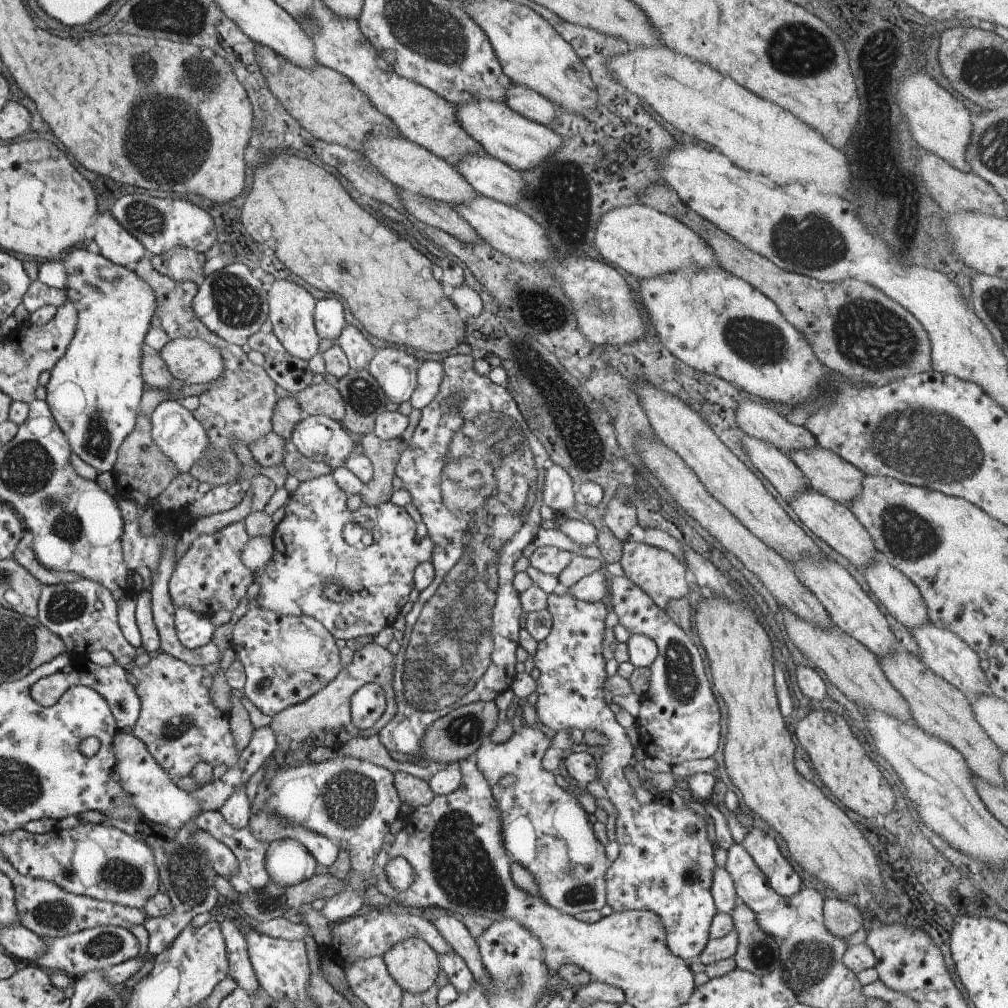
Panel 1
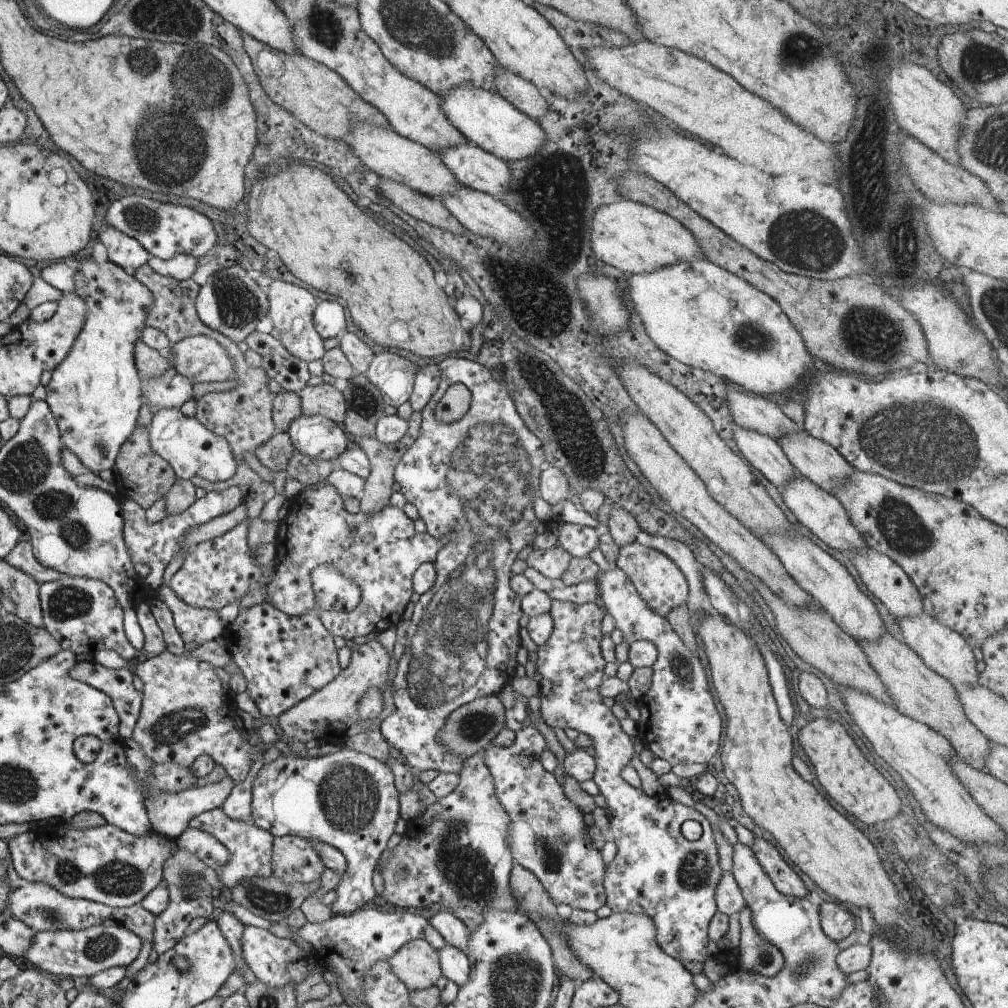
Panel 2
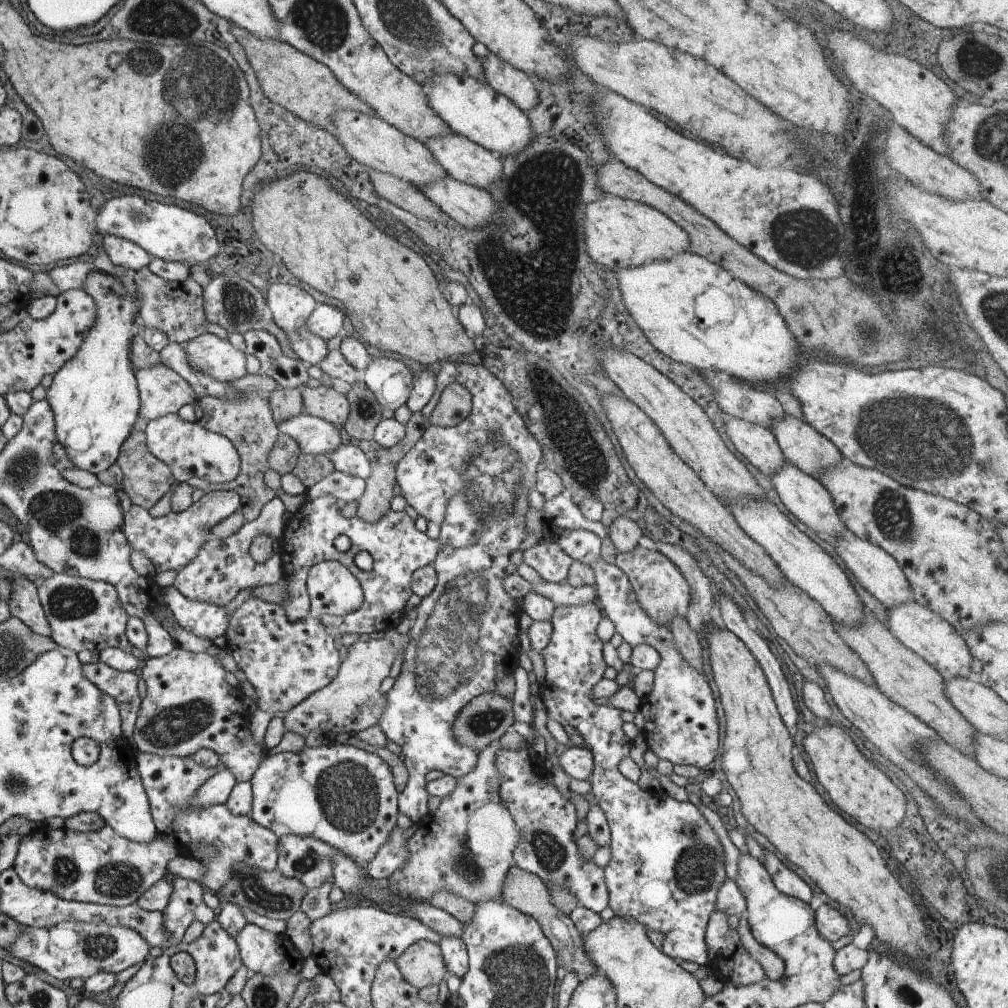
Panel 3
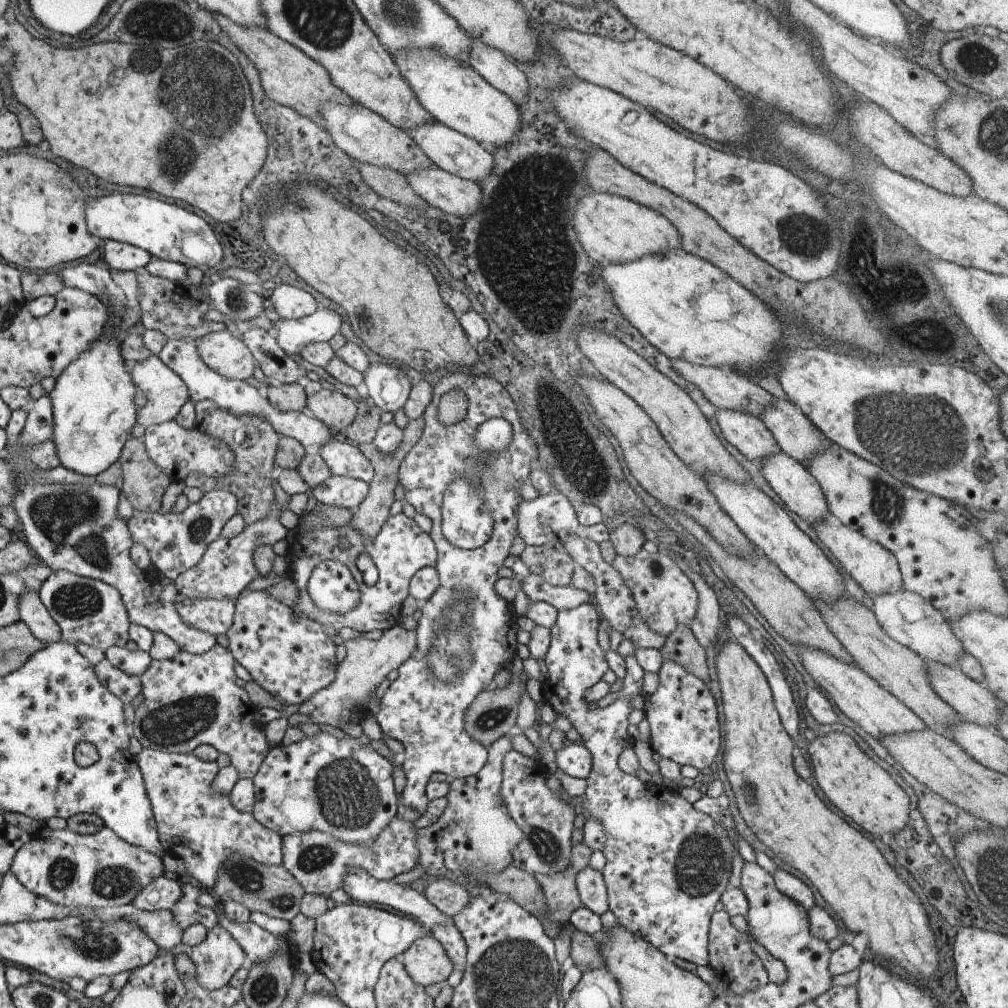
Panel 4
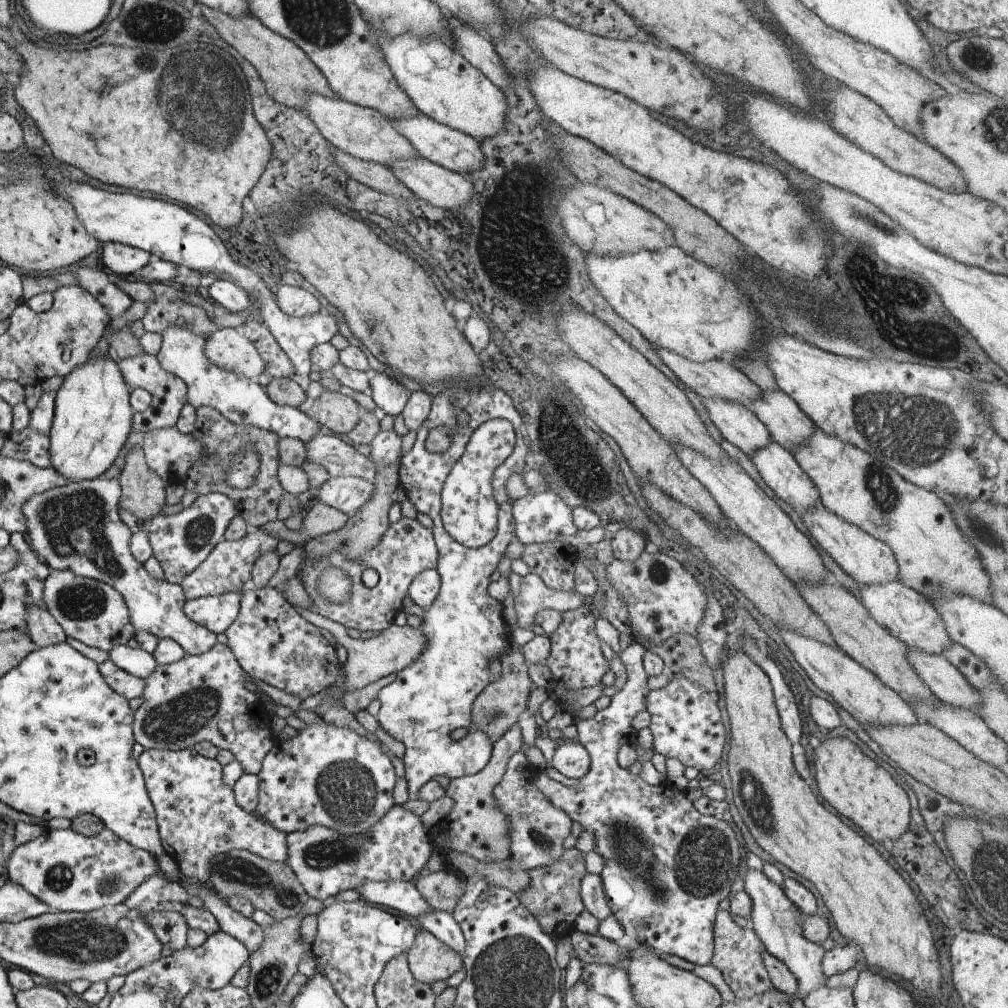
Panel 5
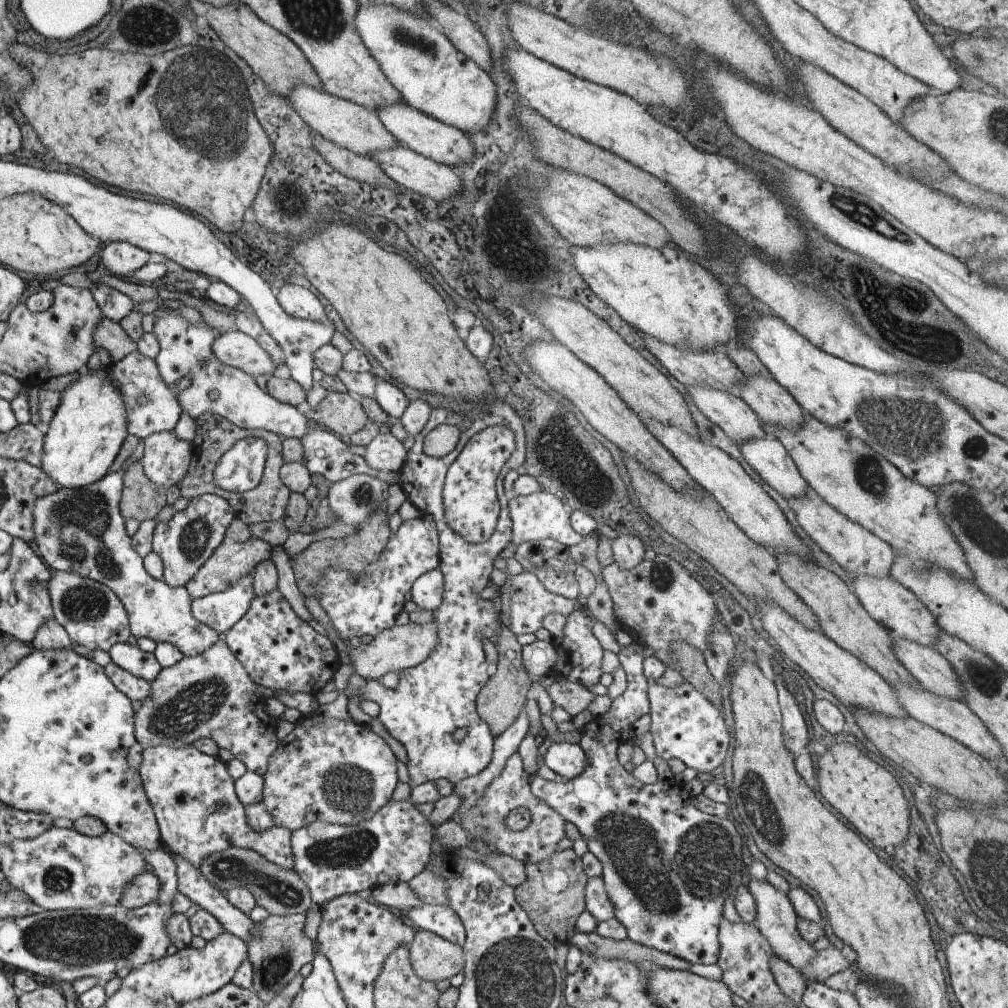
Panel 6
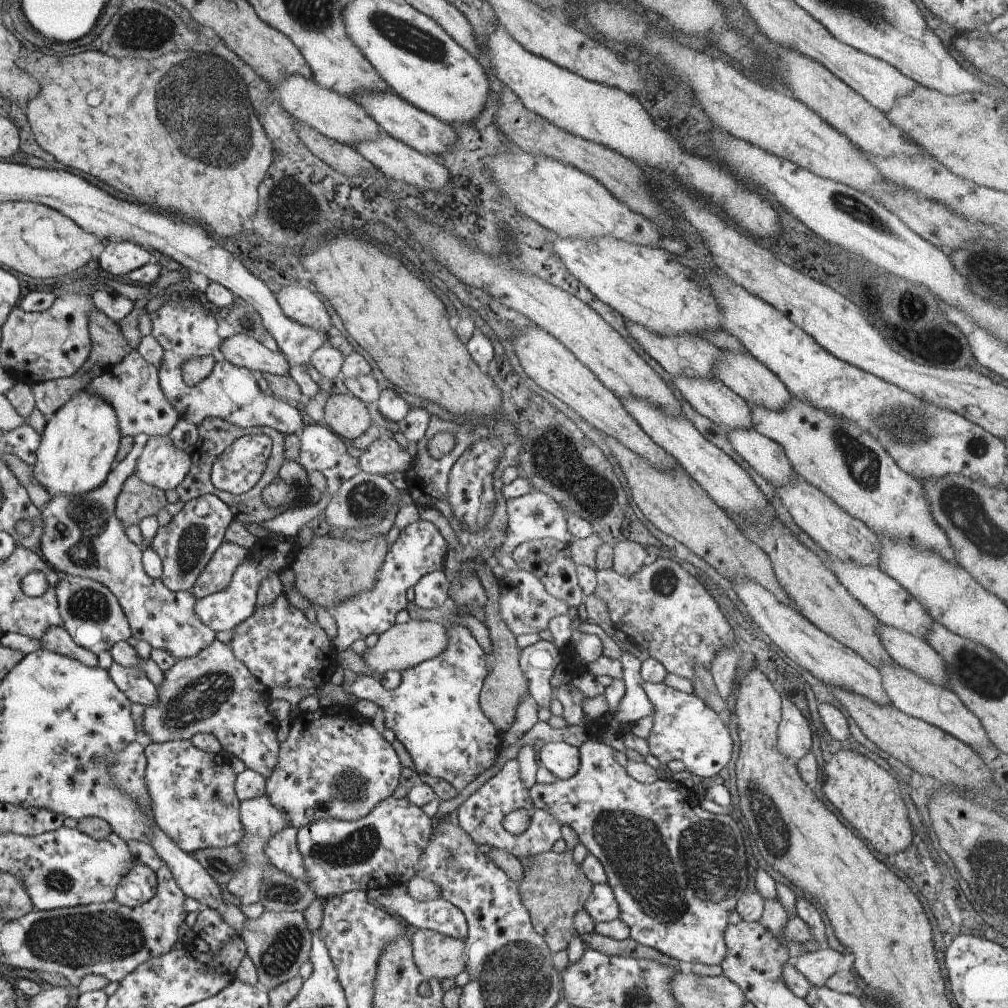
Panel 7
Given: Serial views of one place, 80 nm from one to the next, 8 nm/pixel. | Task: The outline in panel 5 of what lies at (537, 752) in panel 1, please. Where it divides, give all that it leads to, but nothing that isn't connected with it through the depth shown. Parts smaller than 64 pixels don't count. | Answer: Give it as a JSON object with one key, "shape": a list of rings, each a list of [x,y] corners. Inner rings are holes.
{"shape":[[[524,752],[514,753],[508,761],[502,780],[494,786],[493,792],[496,806],[500,806],[500,812],[509,819],[511,858],[526,872],[560,860],[560,856],[565,851],[562,844],[565,837],[571,834],[570,827],[573,821],[536,788],[534,782],[537,774],[538,770],[527,763]],[[585,873],[581,882],[581,898],[585,909],[599,921],[612,915],[601,875]]]}

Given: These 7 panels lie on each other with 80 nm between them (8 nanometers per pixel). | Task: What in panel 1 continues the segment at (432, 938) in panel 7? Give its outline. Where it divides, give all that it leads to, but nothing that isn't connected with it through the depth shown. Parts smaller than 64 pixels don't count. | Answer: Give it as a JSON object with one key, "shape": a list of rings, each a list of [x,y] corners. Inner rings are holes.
{"shape":[[[412,937],[396,943],[382,959],[390,976],[409,993],[428,990],[440,972],[434,948],[421,938]]]}

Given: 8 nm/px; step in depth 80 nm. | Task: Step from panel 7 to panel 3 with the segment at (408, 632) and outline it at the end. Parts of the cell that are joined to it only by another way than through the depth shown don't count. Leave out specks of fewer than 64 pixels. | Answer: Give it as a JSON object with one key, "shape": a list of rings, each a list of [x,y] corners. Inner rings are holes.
{"shape":[[[395,629],[386,633],[387,637],[378,640],[364,637],[350,645],[348,657],[342,663],[337,678],[288,711],[283,718],[285,732],[296,732],[305,738],[308,732],[321,728],[328,738],[336,734],[355,735],[378,725],[380,715],[387,707],[387,694],[380,692],[380,686],[388,678],[396,654],[406,648],[409,641],[408,634],[401,635]]]}

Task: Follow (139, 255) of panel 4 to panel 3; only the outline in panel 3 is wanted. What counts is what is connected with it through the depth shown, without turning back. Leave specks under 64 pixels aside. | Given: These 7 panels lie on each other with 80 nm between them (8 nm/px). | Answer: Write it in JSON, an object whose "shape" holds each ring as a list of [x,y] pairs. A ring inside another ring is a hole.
{"shape":[[[114,235],[100,237],[106,253],[116,266],[122,266],[128,271],[137,271],[151,263],[151,254],[135,242]]]}

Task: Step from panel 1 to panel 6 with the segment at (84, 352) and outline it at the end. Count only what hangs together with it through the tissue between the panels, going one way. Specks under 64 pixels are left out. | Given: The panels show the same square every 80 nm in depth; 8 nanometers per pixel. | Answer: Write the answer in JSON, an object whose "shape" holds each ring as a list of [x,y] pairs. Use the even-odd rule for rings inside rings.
{"shape":[[[110,364],[97,372],[87,372],[82,374],[78,380],[70,382],[68,387],[62,392],[62,402],[58,406],[53,420],[48,424],[48,432],[44,436],[44,448],[42,448],[42,458],[40,458],[40,468],[44,468],[46,474],[50,474],[56,482],[58,489],[62,488],[84,488],[88,484],[102,480],[108,475],[108,470],[114,462],[114,458],[120,452],[122,442],[126,440],[126,405],[122,402],[122,396],[118,392],[118,387],[108,380]]]}

